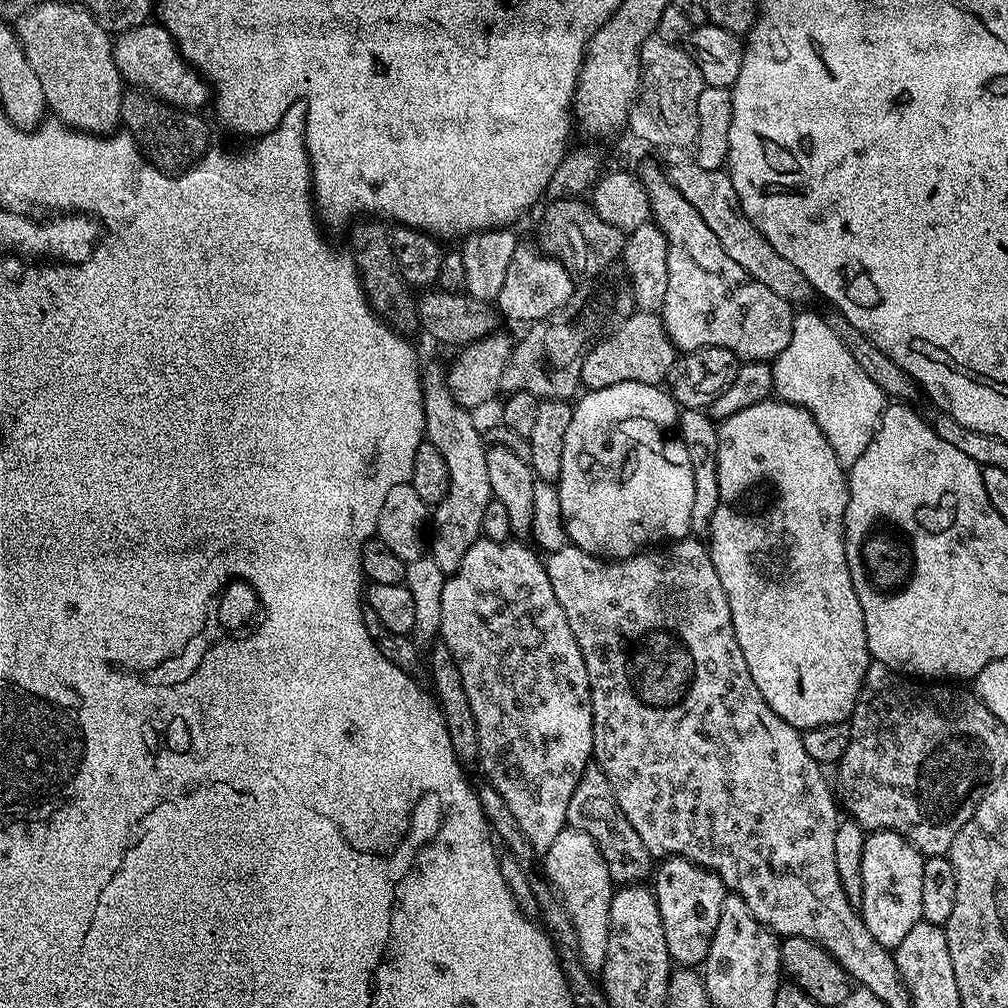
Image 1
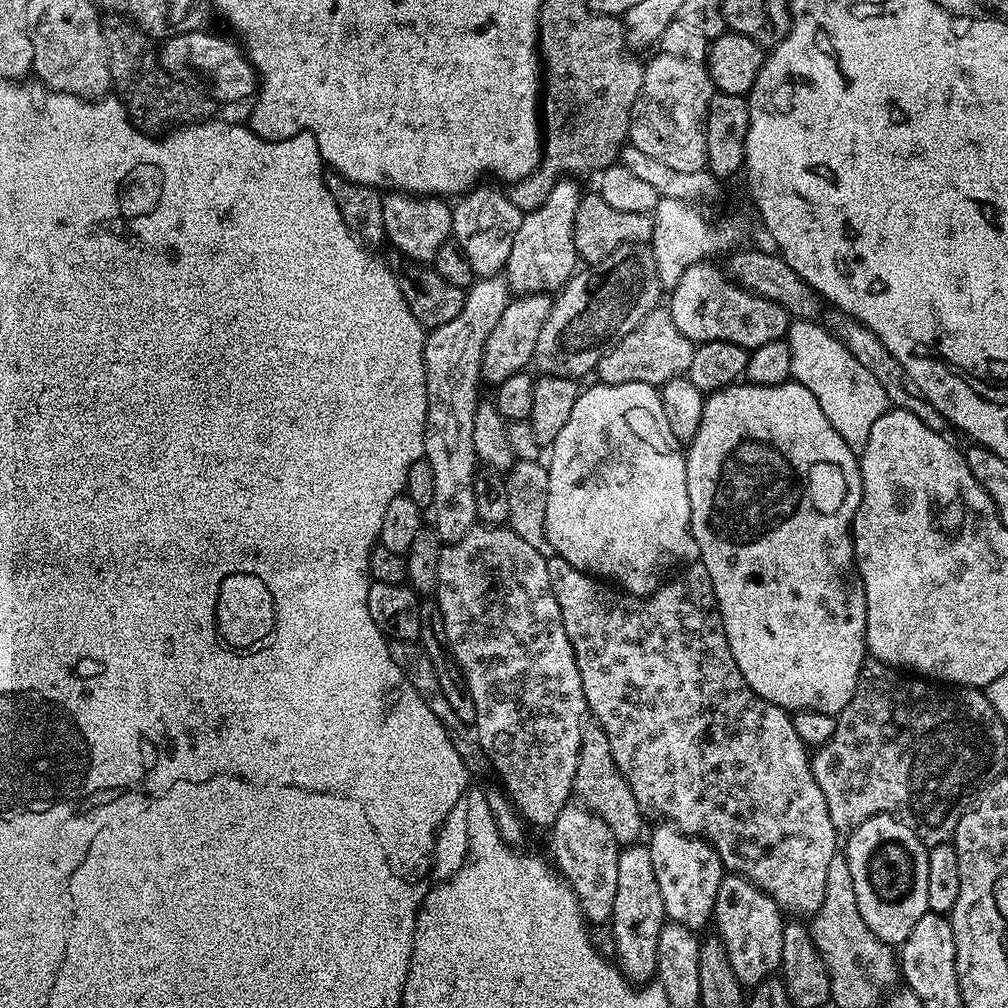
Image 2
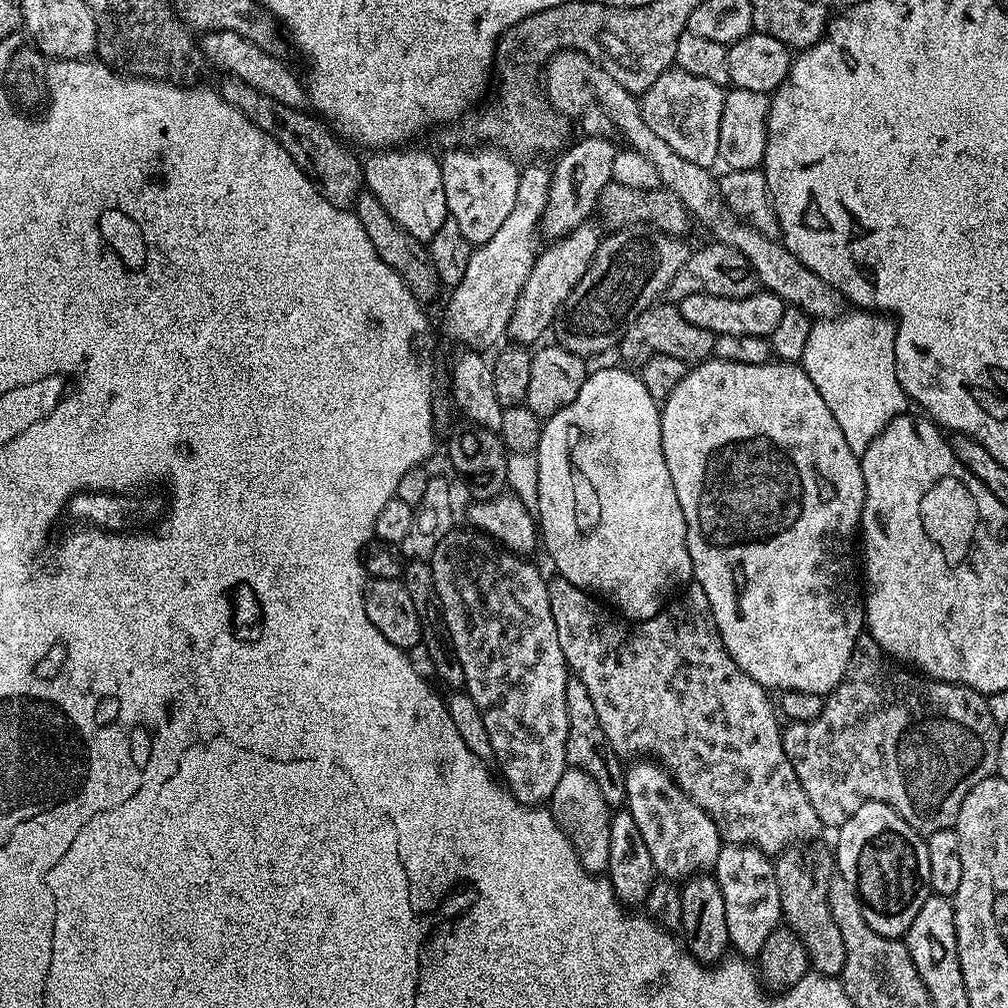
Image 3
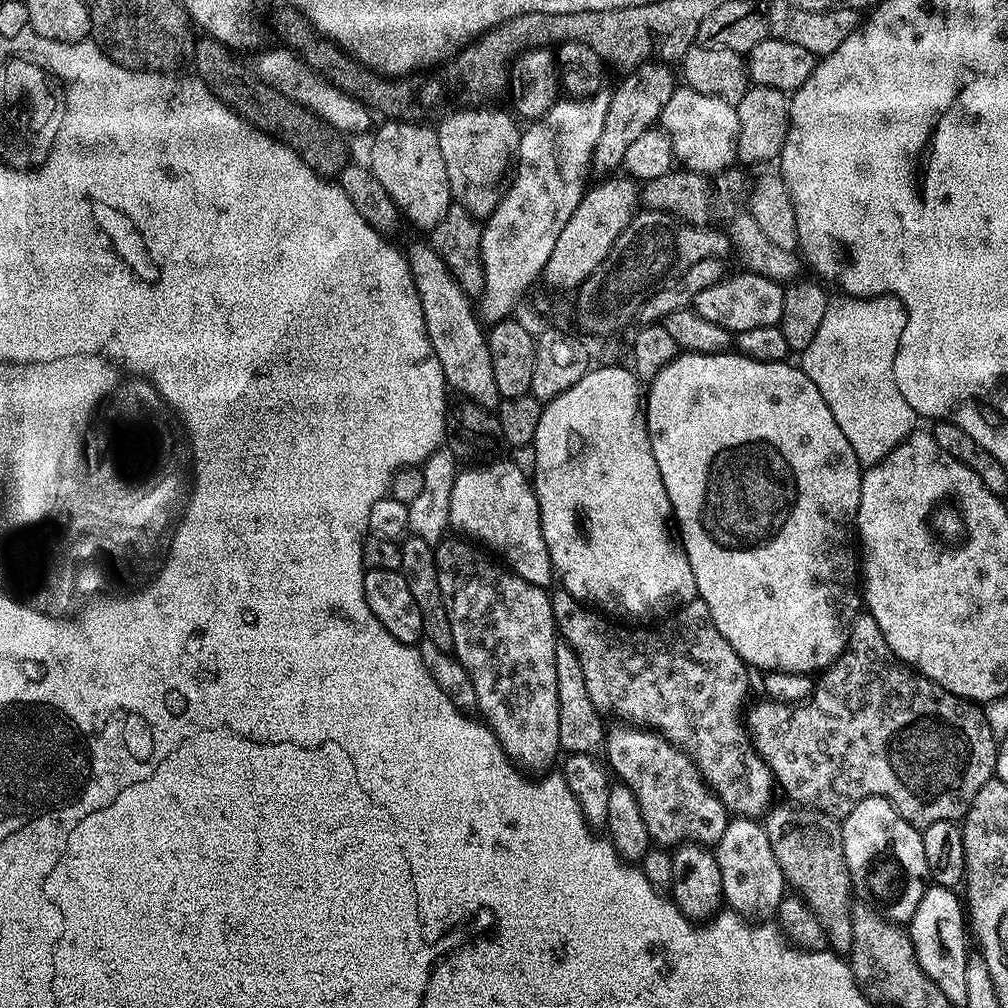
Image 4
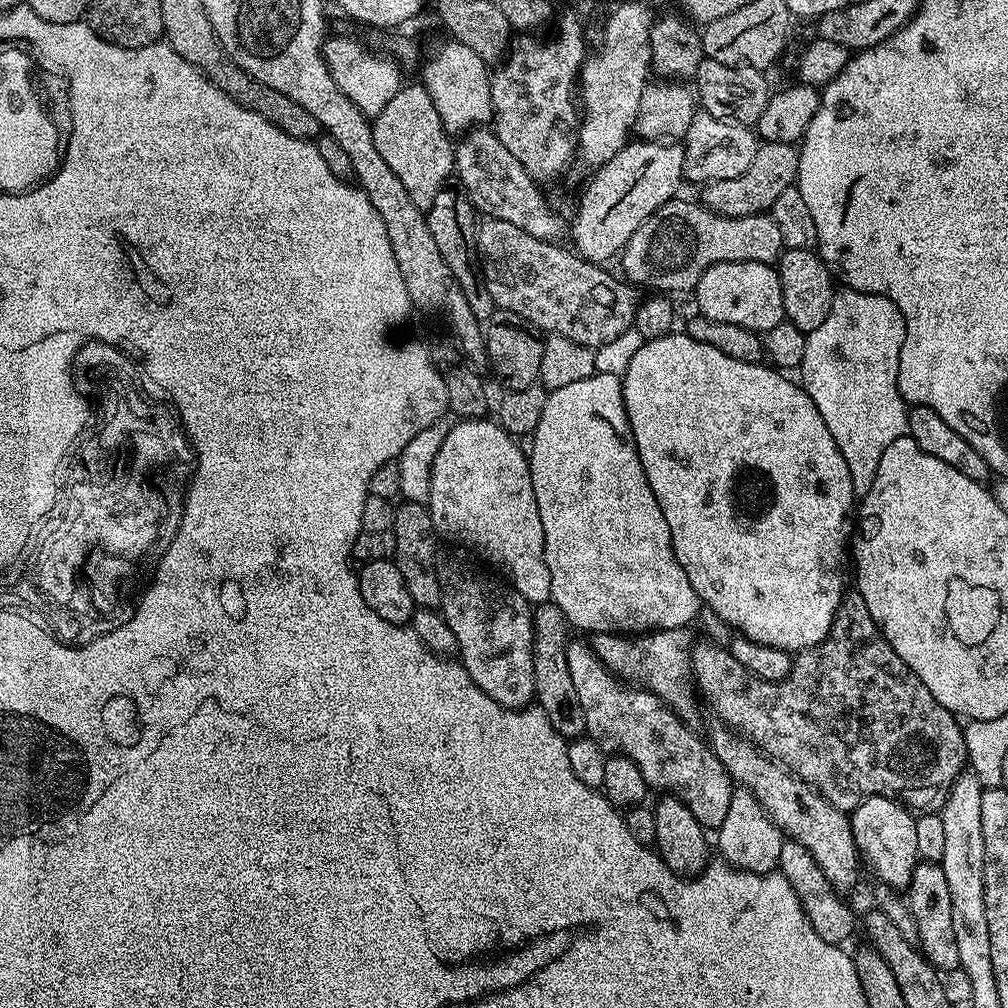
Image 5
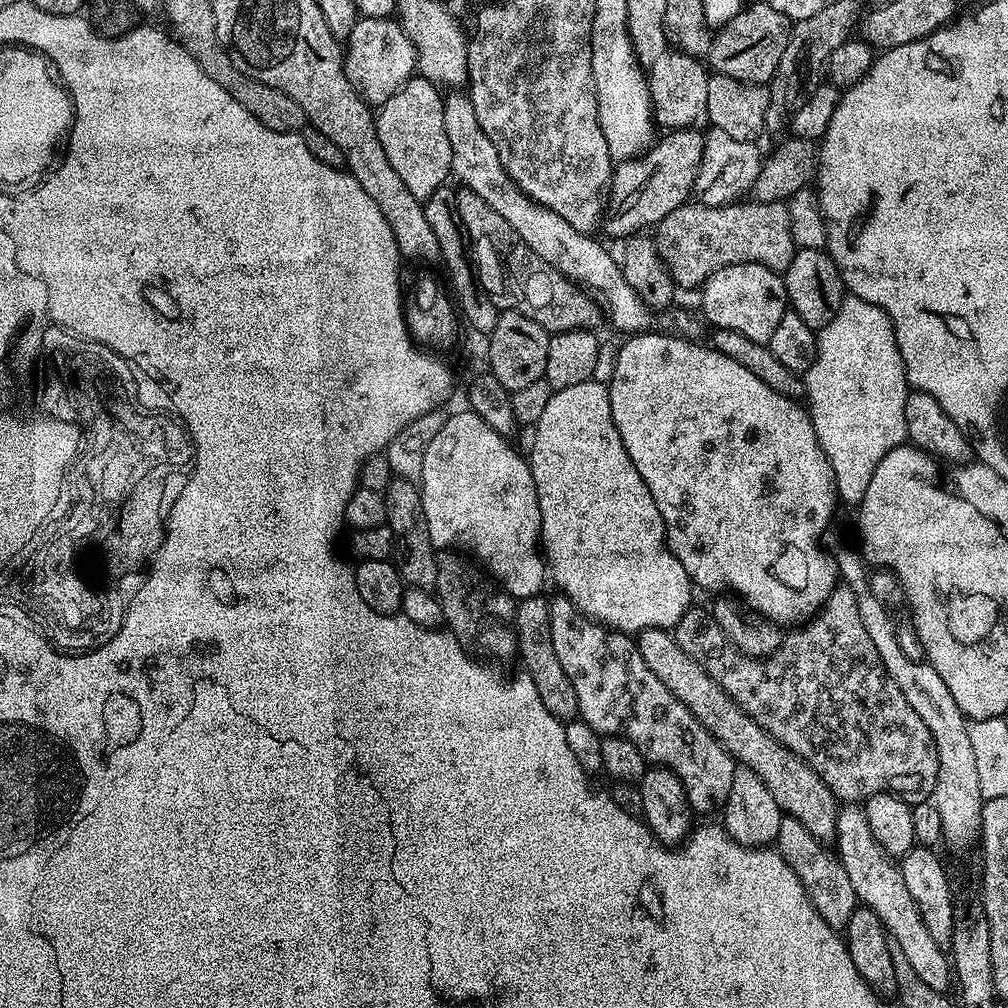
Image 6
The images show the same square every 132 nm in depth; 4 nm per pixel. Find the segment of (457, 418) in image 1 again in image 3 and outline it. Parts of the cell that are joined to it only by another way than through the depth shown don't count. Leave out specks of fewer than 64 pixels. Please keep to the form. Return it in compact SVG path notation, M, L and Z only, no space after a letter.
M532 162L521 171L518 182L518 198L514 198L514 210L502 227L490 238L490 242L473 247L470 262L466 266L466 275L458 286L451 289L448 309L444 312L444 328L452 340L468 350L495 349L508 335L510 314L514 314L514 302L530 278L530 270L538 255L536 236L540 219L546 210L548 191L552 173L544 169L540 162Z

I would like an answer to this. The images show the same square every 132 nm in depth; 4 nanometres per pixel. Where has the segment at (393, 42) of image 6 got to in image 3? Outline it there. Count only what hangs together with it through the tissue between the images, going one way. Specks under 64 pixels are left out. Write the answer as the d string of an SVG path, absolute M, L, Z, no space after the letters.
M205 32L198 40L200 50L209 65L221 68L228 76L237 76L244 80L246 86L254 86L262 94L274 98L274 102L282 102L291 108L303 109L309 103L306 84L284 65L285 61L278 56L266 54L266 50L258 50L254 42L246 42L242 34L233 32Z

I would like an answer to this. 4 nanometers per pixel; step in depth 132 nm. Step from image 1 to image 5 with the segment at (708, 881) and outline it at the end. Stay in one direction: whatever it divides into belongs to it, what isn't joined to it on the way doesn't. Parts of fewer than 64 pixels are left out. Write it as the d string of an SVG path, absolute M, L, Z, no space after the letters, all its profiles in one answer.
M573 639L566 650L566 662L570 665L570 679L574 681L574 691L578 694L578 702L586 718L585 733L598 742L598 746L606 754L619 754L630 758L642 770L642 778L646 778L649 789L657 793L678 797L688 807L690 814L698 818L705 829L719 829L722 818L726 818L726 809L730 807L730 798L734 781L725 772L722 762L712 753L711 747L703 739L700 740L691 732L689 725L681 720L664 701L646 688L621 682L608 667L592 652L587 643Z

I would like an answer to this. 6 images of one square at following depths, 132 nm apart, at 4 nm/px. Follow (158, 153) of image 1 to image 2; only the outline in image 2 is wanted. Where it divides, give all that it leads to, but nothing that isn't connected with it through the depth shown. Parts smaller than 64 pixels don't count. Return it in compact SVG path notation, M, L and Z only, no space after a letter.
M116 22L113 28L107 29L108 37L108 65L110 66L110 78L114 95L124 109L128 111L128 116L132 119L137 128L152 129L169 126L183 126L185 124L198 124L201 120L211 120L217 115L218 105L207 91L195 88L192 84L187 84L187 79L177 78L173 73L165 70L160 64L158 48L148 35L131 22Z

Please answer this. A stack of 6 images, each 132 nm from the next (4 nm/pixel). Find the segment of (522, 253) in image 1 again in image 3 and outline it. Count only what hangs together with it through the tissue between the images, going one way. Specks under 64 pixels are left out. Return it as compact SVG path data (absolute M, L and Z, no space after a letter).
M584 136L580 141L569 143L567 147L559 153L556 168L551 171L552 181L550 182L550 190L548 191L548 201L546 202L546 210L540 219L539 231L544 232L549 237L549 241L559 240L562 236L568 236L580 224L585 223L589 219L588 216L597 211L598 201L602 190L607 184L612 183L612 171L614 170L614 158L616 157L617 145L612 145L613 141L607 136L592 137Z

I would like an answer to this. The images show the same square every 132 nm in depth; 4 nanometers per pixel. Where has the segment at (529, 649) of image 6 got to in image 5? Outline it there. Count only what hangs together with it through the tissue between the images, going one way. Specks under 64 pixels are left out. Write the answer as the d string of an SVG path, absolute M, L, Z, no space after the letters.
M551 602L535 605L532 613L532 629L534 642L534 686L539 707L550 718L554 730L565 738L585 735L586 718L582 706L578 702L578 694L574 691L574 681L570 679L570 665L566 662L566 650L570 640L570 625L562 610Z

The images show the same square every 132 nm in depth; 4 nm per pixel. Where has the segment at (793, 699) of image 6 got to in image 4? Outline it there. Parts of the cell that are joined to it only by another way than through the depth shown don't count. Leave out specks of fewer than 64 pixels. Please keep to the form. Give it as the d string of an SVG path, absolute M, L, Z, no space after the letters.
M864 610L856 617L852 624L852 629L848 632L848 644L844 647L844 652L835 660L832 665L819 673L815 681L812 695L803 704L776 704L767 698L761 699L761 704L756 704L752 709L749 707L746 712L746 731L753 744L756 745L756 752L766 762L766 766L772 771L772 779L785 792L789 801L806 808L816 808L820 812L825 812L828 816L843 818L862 802L862 798L877 796L886 798L898 810L906 822L910 822L914 827L923 830L934 822L946 822L954 820L963 821L970 806L974 802L974 794L982 790L982 786L993 779L996 770L996 749L997 739L988 729L988 724L984 720L984 708L979 703L964 700L960 696L950 694L942 686L938 686L932 680L926 679L918 672L912 671L907 664L901 662L898 657L886 646L886 638L882 638L882 630L878 630L878 622L874 622L872 615Z

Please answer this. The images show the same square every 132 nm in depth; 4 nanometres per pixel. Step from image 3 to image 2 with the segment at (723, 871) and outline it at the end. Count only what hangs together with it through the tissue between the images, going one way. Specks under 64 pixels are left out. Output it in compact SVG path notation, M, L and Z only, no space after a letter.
M725 874L722 886L718 886L718 898L714 902L714 928L720 940L726 946L726 958L730 958L730 966L734 966L734 974L745 986L755 986L767 980L782 964L782 934L784 933L785 917L780 908L763 892L757 884L744 876Z

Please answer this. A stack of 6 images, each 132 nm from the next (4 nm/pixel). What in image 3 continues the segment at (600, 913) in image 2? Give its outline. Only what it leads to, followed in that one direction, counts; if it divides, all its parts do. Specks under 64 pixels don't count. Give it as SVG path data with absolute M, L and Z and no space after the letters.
M571 766L564 769L562 779L558 782L550 801L552 817L558 826L570 838L582 866L587 872L604 874L608 871L610 862L610 822L613 809L602 798L602 790L598 790L598 782L590 778L582 770Z

